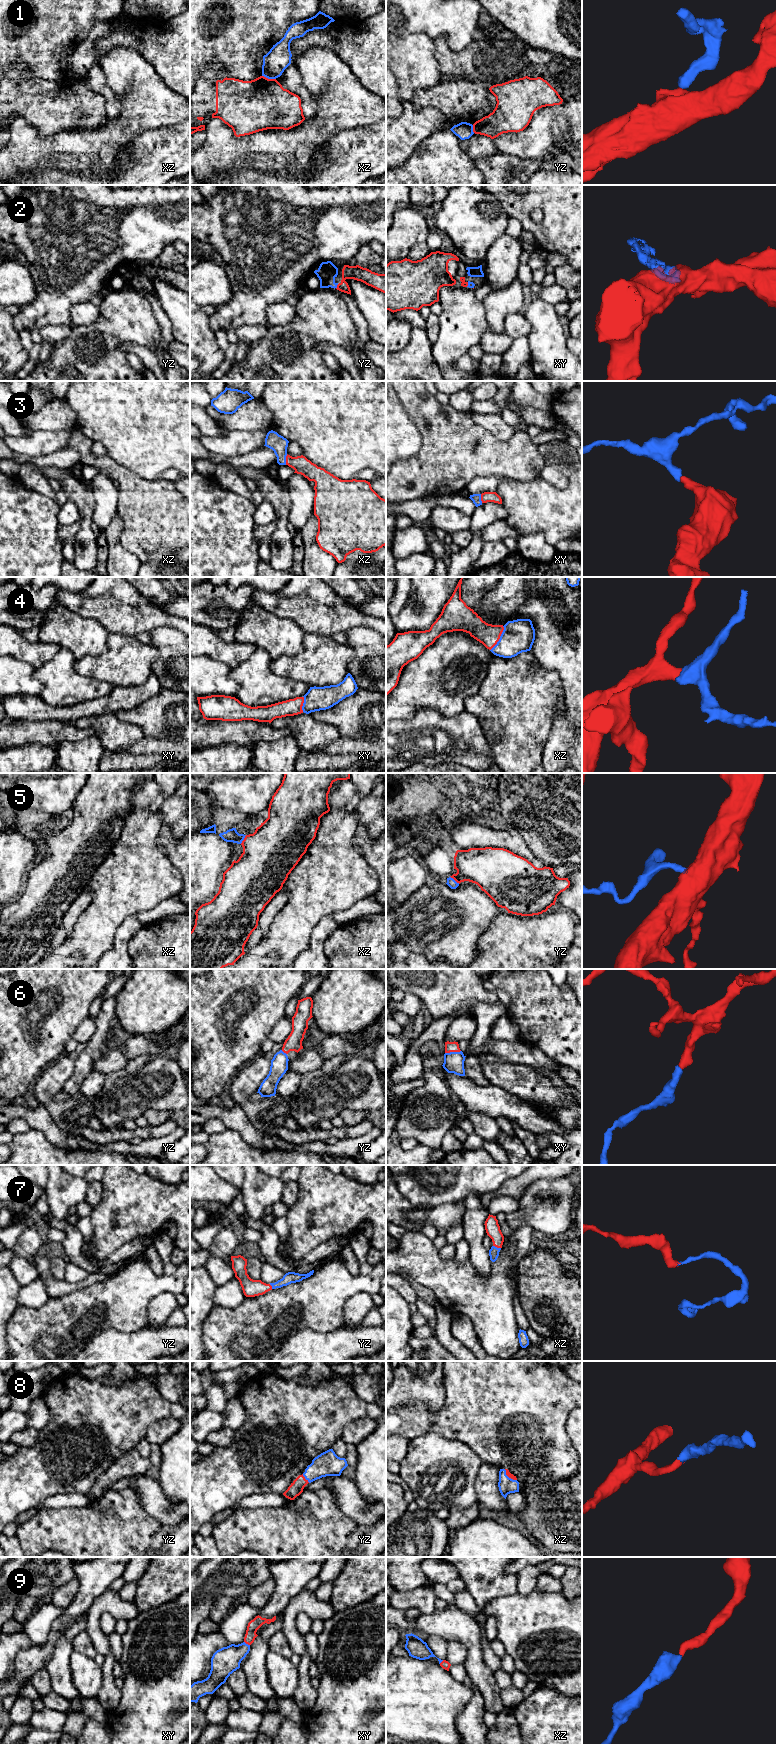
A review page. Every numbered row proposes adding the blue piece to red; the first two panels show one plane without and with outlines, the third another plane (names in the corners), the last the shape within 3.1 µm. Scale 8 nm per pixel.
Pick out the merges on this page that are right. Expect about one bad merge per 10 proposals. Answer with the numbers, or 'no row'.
2, 3, 4, 5, 6, 7, 8, 9

